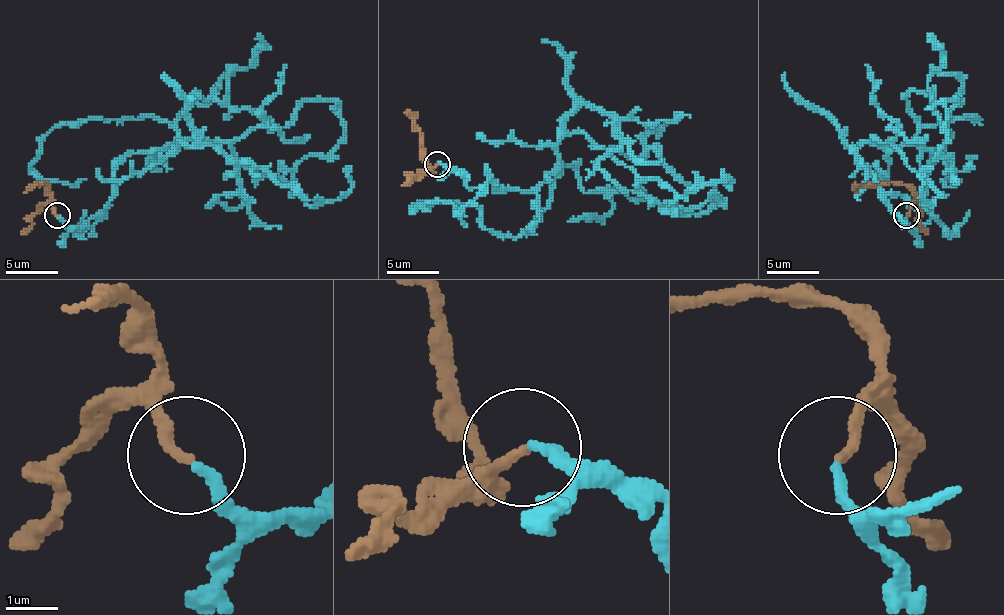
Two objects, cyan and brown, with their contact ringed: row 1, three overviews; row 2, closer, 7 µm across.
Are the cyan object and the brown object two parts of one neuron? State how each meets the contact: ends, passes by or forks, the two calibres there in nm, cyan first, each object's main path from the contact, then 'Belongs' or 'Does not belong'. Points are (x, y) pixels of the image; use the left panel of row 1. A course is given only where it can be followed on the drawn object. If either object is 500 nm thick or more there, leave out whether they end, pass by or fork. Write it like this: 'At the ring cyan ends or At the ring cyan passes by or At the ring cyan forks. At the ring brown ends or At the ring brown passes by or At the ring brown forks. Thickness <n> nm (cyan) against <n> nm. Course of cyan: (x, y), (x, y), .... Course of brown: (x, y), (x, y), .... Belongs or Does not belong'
At the ring cyan ends. At the ring brown ends. Thickness 200 nm (cyan) against 200 nm. Course of cyan: (57, 216), (94, 218), (195, 91), (281, 127), (335, 104), (343, 138), (278, 161). Course of brown: (57, 216), (52, 195), (44, 182), (31, 184), (26, 190). Belongs

